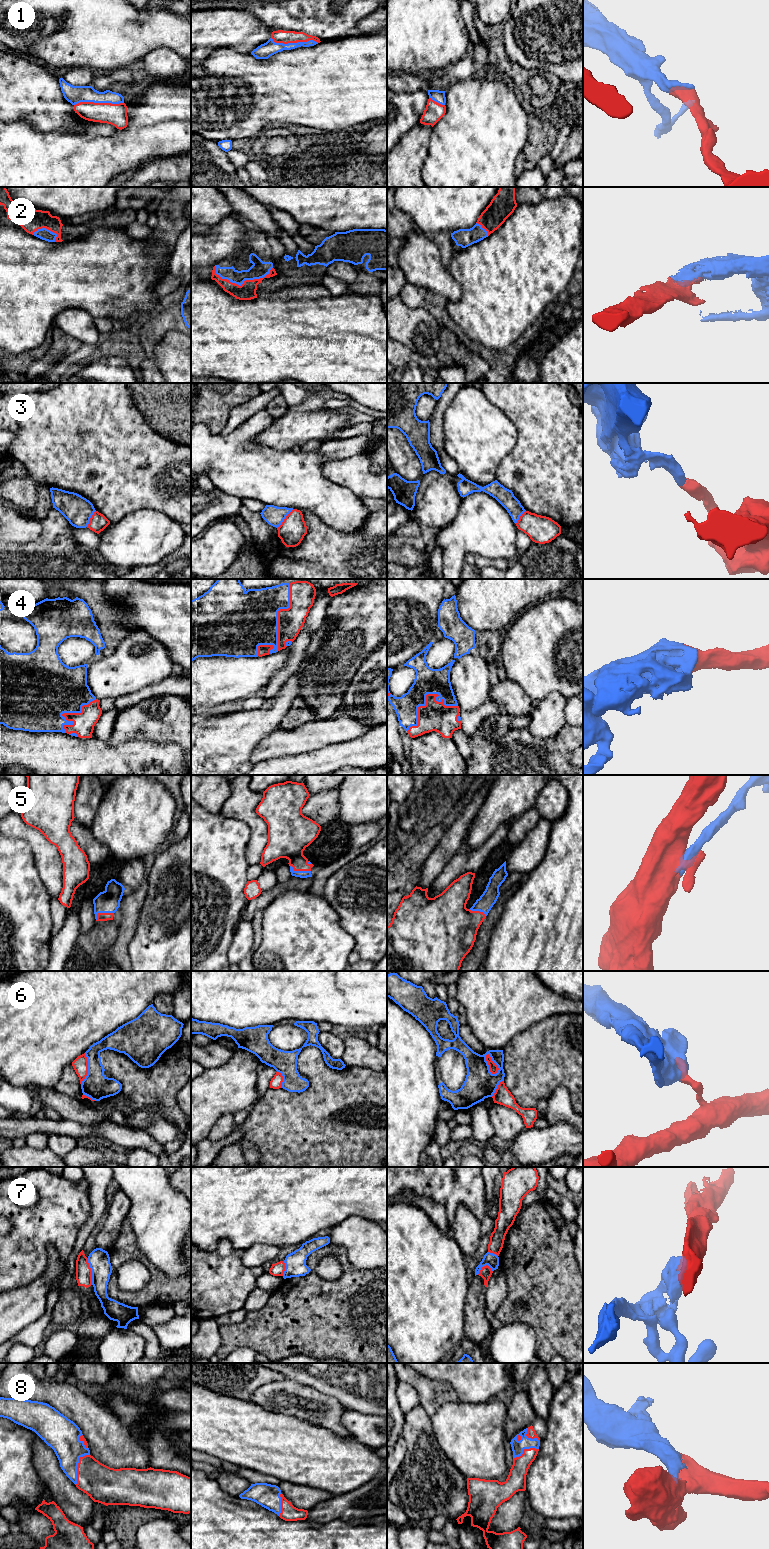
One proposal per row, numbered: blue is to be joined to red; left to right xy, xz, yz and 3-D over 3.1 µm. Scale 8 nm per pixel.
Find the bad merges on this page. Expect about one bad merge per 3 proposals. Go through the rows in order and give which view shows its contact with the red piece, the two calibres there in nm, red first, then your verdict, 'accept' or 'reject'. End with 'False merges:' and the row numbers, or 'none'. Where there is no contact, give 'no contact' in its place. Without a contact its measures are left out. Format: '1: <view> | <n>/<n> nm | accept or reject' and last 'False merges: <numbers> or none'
1: xy | 180/140 nm | accept
2: xz | 140/140 nm | accept
3: xz | 200/160 nm | reject
4: yz | 240/200 nm | accept
5: xz | 280/60 nm | accept
6: yz | 70/240 nm | reject
7: xy | 130/180 nm | reject
8: xy | 300/240 nm | accept
False merges: 3, 6, 7

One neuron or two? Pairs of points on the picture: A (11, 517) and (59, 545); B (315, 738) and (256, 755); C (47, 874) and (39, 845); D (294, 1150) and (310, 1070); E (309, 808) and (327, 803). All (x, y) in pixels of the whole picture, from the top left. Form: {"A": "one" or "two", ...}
{"A": "two", "B": "one", "C": "one", "D": "one", "E": "one"}

